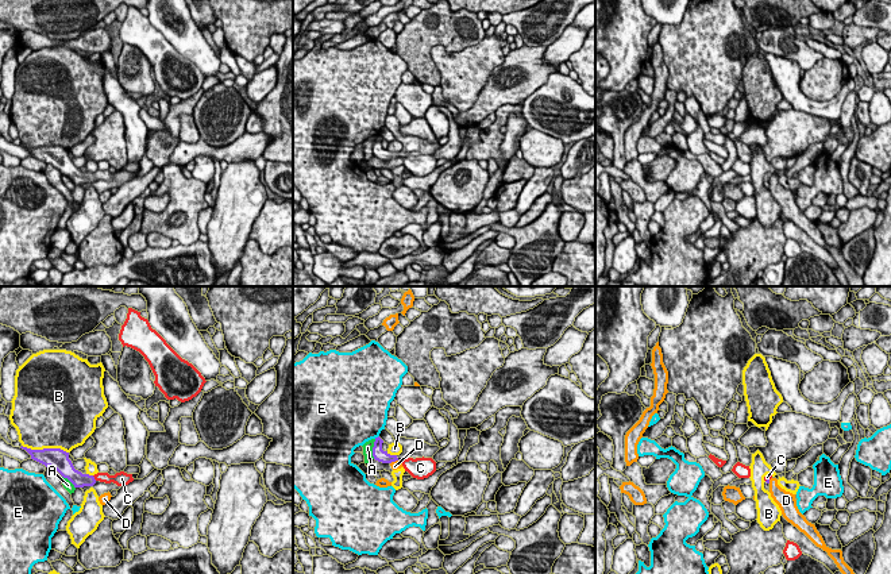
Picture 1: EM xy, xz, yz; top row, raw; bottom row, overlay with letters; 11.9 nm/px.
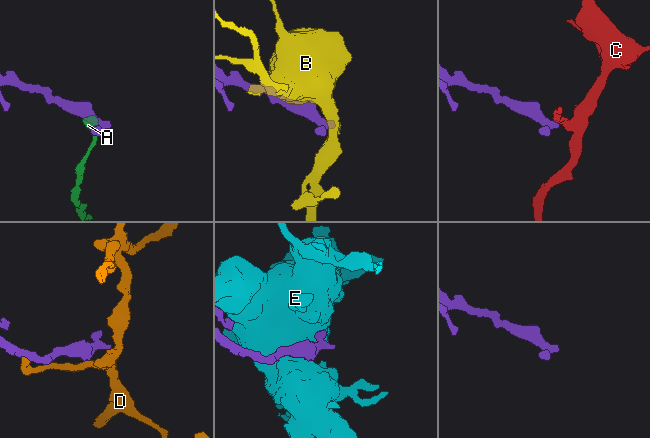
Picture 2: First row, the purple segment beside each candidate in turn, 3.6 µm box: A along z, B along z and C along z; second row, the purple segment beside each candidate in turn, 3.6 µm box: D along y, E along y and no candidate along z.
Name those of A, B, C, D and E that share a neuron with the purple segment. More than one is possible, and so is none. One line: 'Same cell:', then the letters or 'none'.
Same cell: C

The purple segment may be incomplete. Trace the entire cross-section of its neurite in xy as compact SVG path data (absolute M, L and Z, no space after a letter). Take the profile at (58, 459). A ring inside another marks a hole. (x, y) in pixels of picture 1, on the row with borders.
M23 446L20 448L26 450L31 455L31 459L57 470L63 478L68 478L74 488L93 486L97 481L124 486L134 481L132 474L124 471L116 473L115 475L109 475L108 473L97 473L94 475L82 474L74 469L69 459L69 452L61 448L31 450Z

